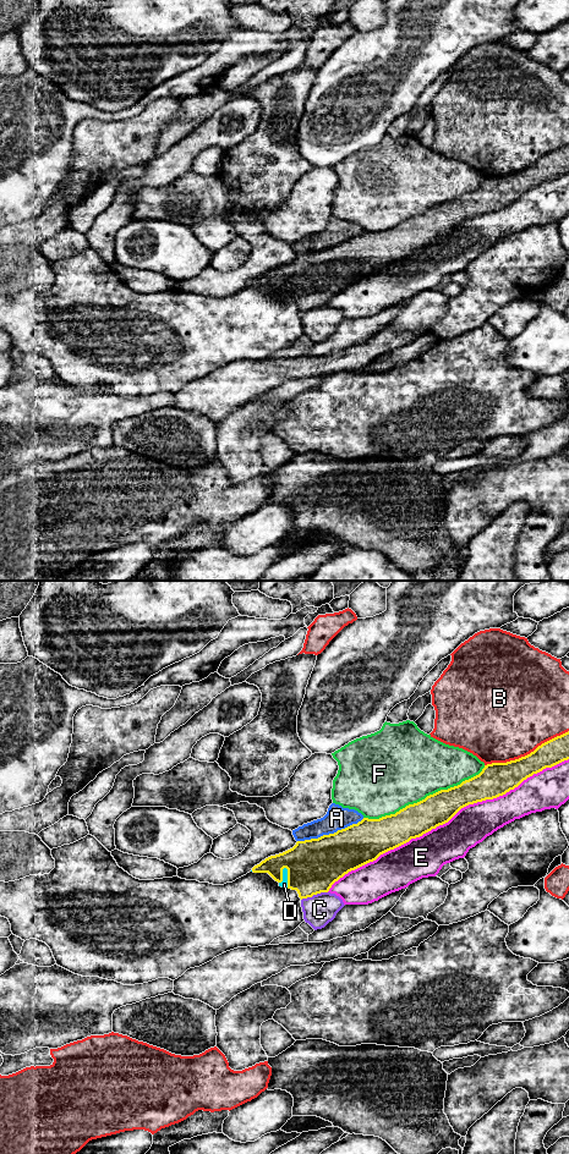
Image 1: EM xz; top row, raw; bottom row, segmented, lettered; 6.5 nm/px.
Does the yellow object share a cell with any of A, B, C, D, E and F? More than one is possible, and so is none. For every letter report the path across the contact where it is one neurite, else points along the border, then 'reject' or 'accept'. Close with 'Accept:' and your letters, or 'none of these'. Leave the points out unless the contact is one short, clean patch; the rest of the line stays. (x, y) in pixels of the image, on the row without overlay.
A: reject
B: reject
C: reject
D: accept
E: reject
F: reject
Accept: D

